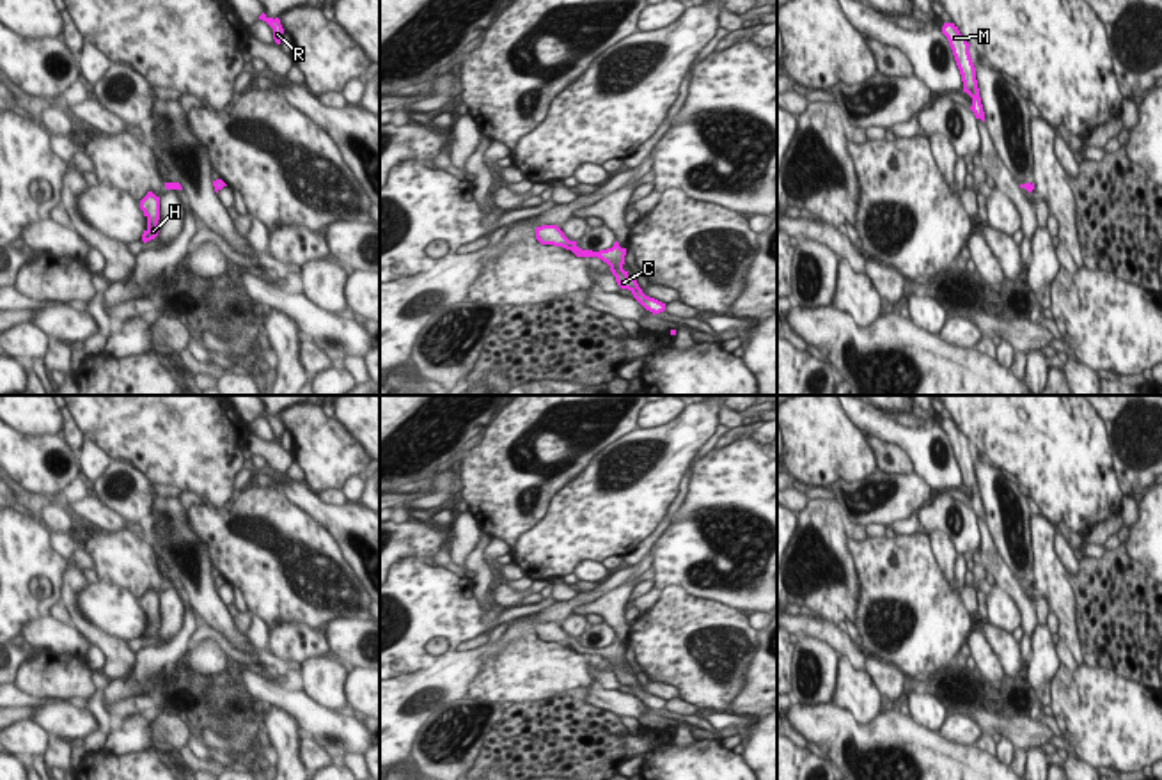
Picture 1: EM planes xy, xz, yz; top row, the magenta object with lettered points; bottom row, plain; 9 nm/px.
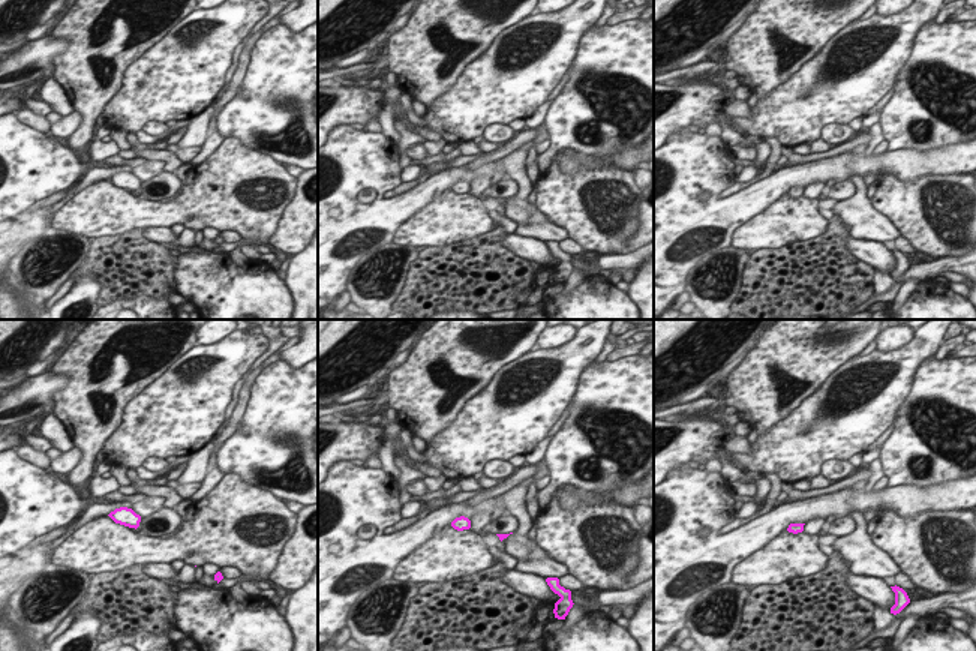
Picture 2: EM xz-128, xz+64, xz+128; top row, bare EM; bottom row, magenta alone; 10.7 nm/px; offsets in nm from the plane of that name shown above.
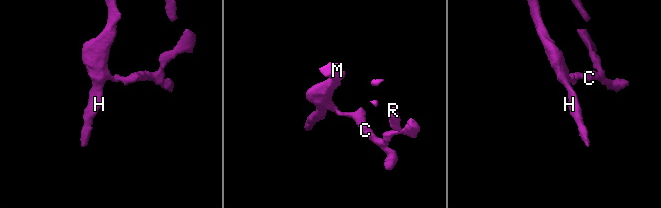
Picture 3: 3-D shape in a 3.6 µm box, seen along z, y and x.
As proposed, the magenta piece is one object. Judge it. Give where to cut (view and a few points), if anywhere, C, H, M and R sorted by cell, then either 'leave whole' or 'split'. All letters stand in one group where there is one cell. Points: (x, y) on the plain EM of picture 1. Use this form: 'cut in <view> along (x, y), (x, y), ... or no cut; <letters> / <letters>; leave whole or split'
no cut; C H M R; leave whole

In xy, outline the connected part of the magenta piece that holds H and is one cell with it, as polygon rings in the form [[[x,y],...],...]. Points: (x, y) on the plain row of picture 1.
[[[147,589],[147,592],[140,597],[140,606],[147,615],[147,626],[142,631],[142,638],[147,640],[154,636],[160,629],[160,594],[156,594],[153,589]]]

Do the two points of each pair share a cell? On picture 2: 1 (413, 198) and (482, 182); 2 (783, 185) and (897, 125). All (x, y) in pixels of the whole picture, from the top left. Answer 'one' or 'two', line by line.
1: two
2: two

